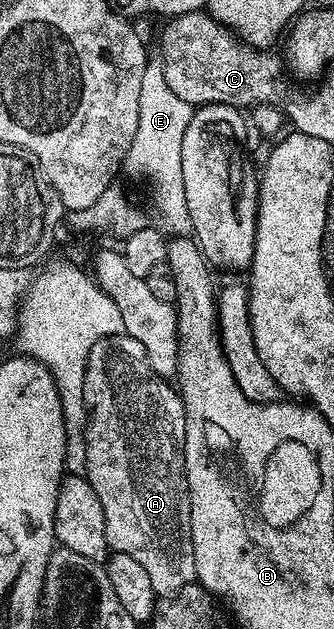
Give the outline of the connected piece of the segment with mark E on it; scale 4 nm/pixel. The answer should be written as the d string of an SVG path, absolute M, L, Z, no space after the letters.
M156 55L149 56L142 75L142 92L138 94L138 135L134 135L126 165L152 180L152 193L160 212L159 224L172 235L187 234L192 228L190 211L186 211L186 186L182 184L182 135L190 127L193 112L194 106L170 91L164 78L163 60Z

